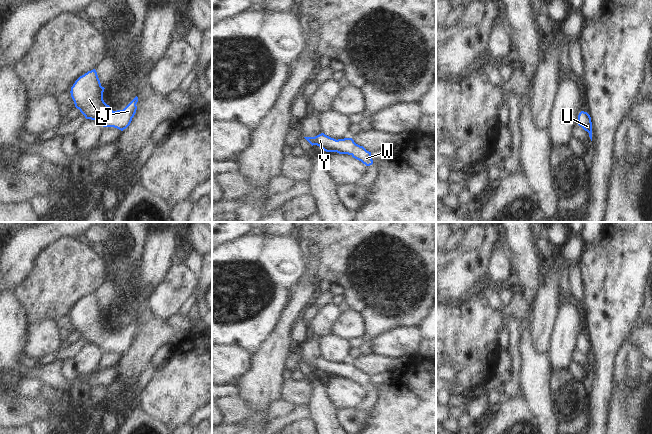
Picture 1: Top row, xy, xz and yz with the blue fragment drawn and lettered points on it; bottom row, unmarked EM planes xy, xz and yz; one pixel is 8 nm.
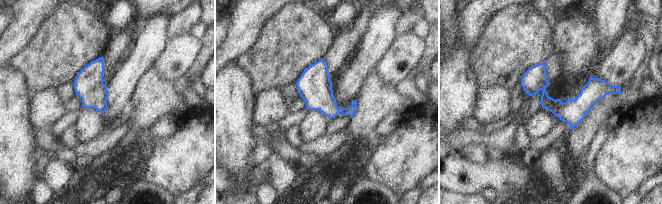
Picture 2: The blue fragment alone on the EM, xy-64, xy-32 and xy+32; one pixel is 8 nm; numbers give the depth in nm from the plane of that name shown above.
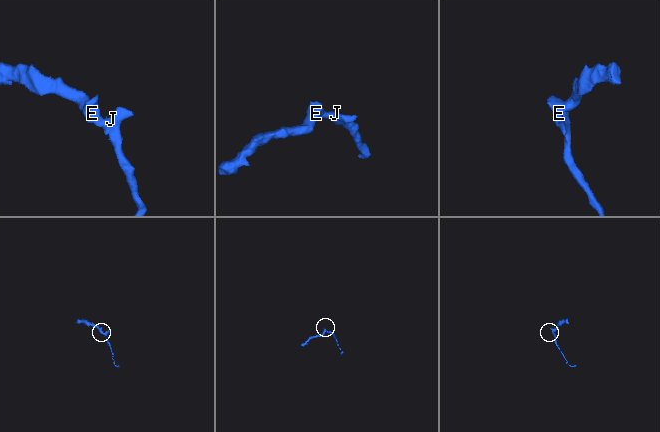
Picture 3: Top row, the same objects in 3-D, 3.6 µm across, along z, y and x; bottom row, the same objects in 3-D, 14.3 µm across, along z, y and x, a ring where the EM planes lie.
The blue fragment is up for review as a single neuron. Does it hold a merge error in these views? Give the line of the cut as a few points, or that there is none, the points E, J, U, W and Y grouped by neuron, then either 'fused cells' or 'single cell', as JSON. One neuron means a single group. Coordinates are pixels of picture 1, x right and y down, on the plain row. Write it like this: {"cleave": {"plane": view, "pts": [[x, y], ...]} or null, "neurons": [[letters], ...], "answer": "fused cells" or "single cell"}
{"cleave": null, "neurons": [["E", "J", "U", "W", "Y"]], "answer": "single cell"}

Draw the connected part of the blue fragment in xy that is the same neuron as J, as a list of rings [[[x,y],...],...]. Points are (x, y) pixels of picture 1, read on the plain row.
[[[95,293],[80,300],[71,311],[71,321],[75,331],[86,343],[97,345],[103,351],[126,353],[137,334],[136,320],[123,334],[113,335],[103,324],[104,311],[101,310]]]

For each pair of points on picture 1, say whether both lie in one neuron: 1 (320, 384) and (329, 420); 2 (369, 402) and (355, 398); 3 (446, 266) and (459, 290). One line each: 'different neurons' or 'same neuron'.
1: same neuron
2: different neurons
3: same neuron

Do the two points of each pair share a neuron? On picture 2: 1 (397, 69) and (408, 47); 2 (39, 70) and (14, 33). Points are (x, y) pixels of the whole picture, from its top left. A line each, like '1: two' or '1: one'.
1: one
2: two

